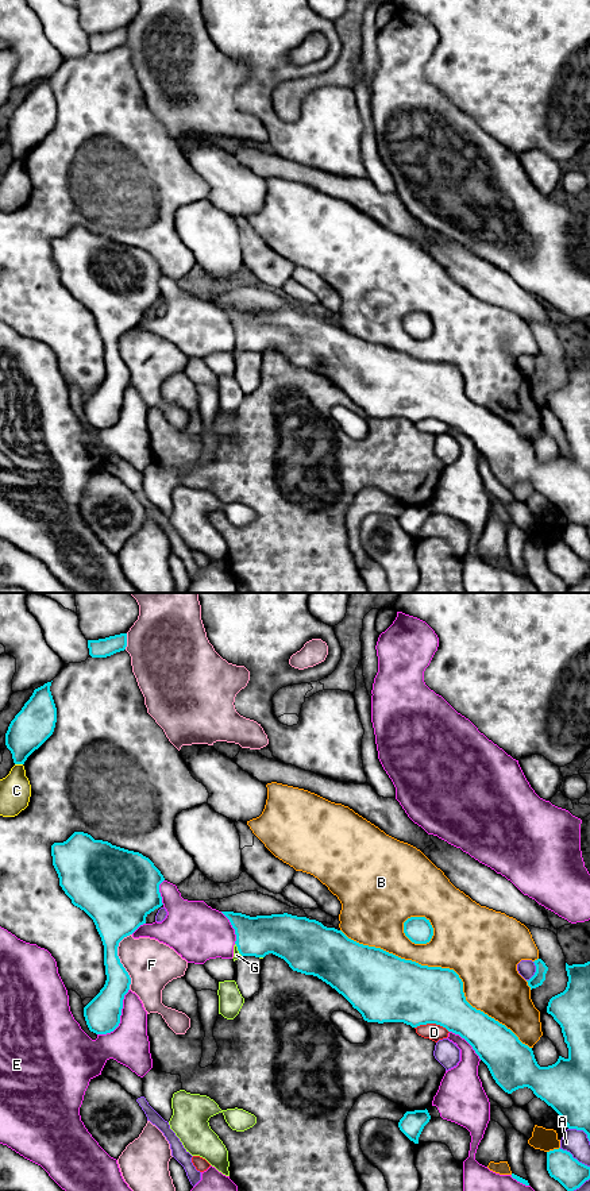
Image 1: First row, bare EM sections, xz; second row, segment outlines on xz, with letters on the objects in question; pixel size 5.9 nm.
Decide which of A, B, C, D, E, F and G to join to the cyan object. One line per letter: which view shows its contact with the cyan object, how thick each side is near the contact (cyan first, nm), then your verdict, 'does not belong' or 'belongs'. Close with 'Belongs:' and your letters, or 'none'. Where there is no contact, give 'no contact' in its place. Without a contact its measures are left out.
A: contact in xz; calibres 70 and 110 nm; does not belong
B: contact in xz; calibres 360 and 440 nm; does not belong
C: contact in xz; calibres 240 and 190 nm; does not belong
D: contact in xz; calibres 360 and 100 nm; does not belong
E: contact in xz; calibres 220 and 240 nm; does not belong
F: contact in xz; calibres 260 and 280 nm; does not belong
G: contact in xz; calibres 240 and 50 nm; belongs
Belongs: G

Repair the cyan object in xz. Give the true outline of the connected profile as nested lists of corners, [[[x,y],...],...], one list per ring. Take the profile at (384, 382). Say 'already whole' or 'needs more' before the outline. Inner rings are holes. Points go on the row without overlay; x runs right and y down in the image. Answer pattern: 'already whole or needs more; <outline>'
needs more; [[[221,307],[235,324],[236,336],[234,340],[234,356],[242,351],[255,351],[263,354],[273,348],[284,354],[293,366],[313,370],[329,379],[342,389],[354,404],[356,404],[367,417],[404,417],[412,423],[436,419],[448,427],[464,433],[487,460],[495,478],[508,489],[518,483],[528,482],[533,489],[551,501],[563,514],[568,524],[583,525],[590,536],[590,356],[585,359],[566,358],[568,371],[567,382],[563,388],[552,392],[547,401],[547,408],[560,420],[564,438],[568,443],[568,452],[559,451],[558,456],[548,462],[540,462],[535,454],[532,443],[522,439],[518,432],[489,412],[473,402],[464,392],[463,377],[459,370],[450,363],[421,361],[412,355],[401,354],[381,343],[359,339],[348,334],[342,325],[327,323],[316,315],[297,312],[288,308],[250,312],[242,308]]]

